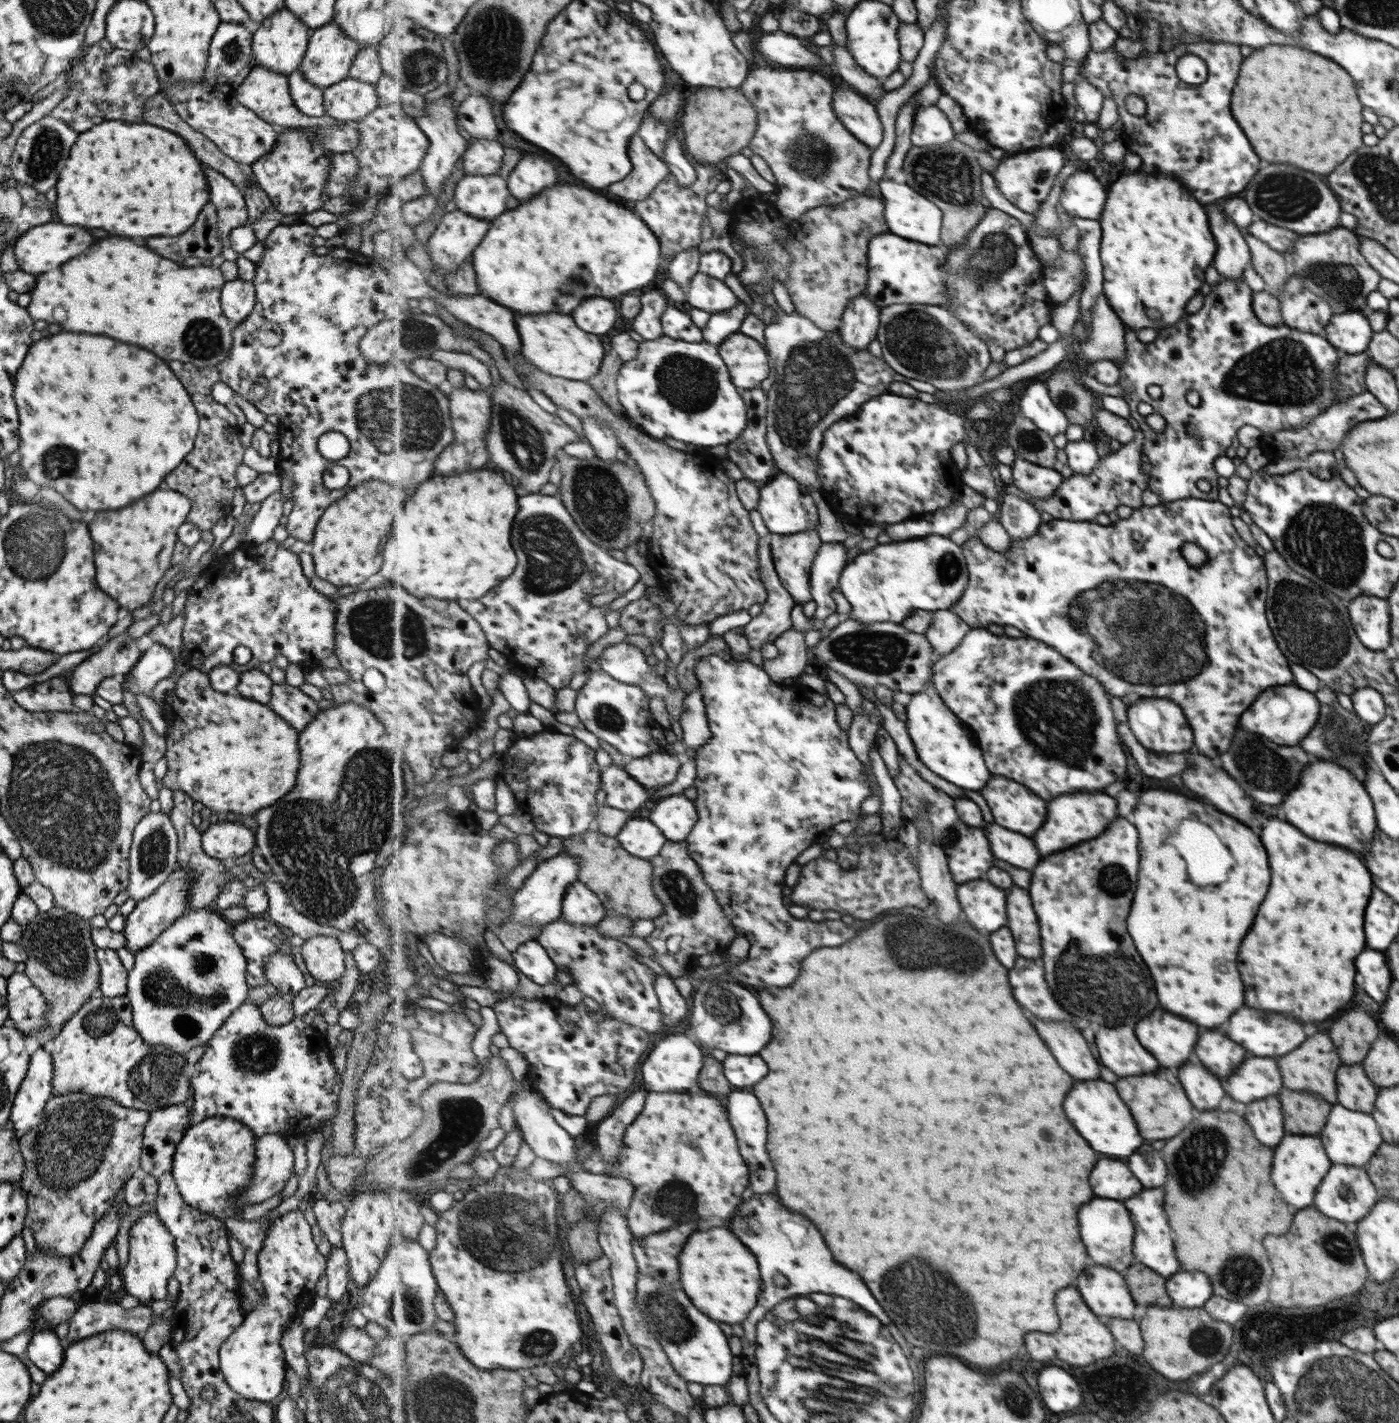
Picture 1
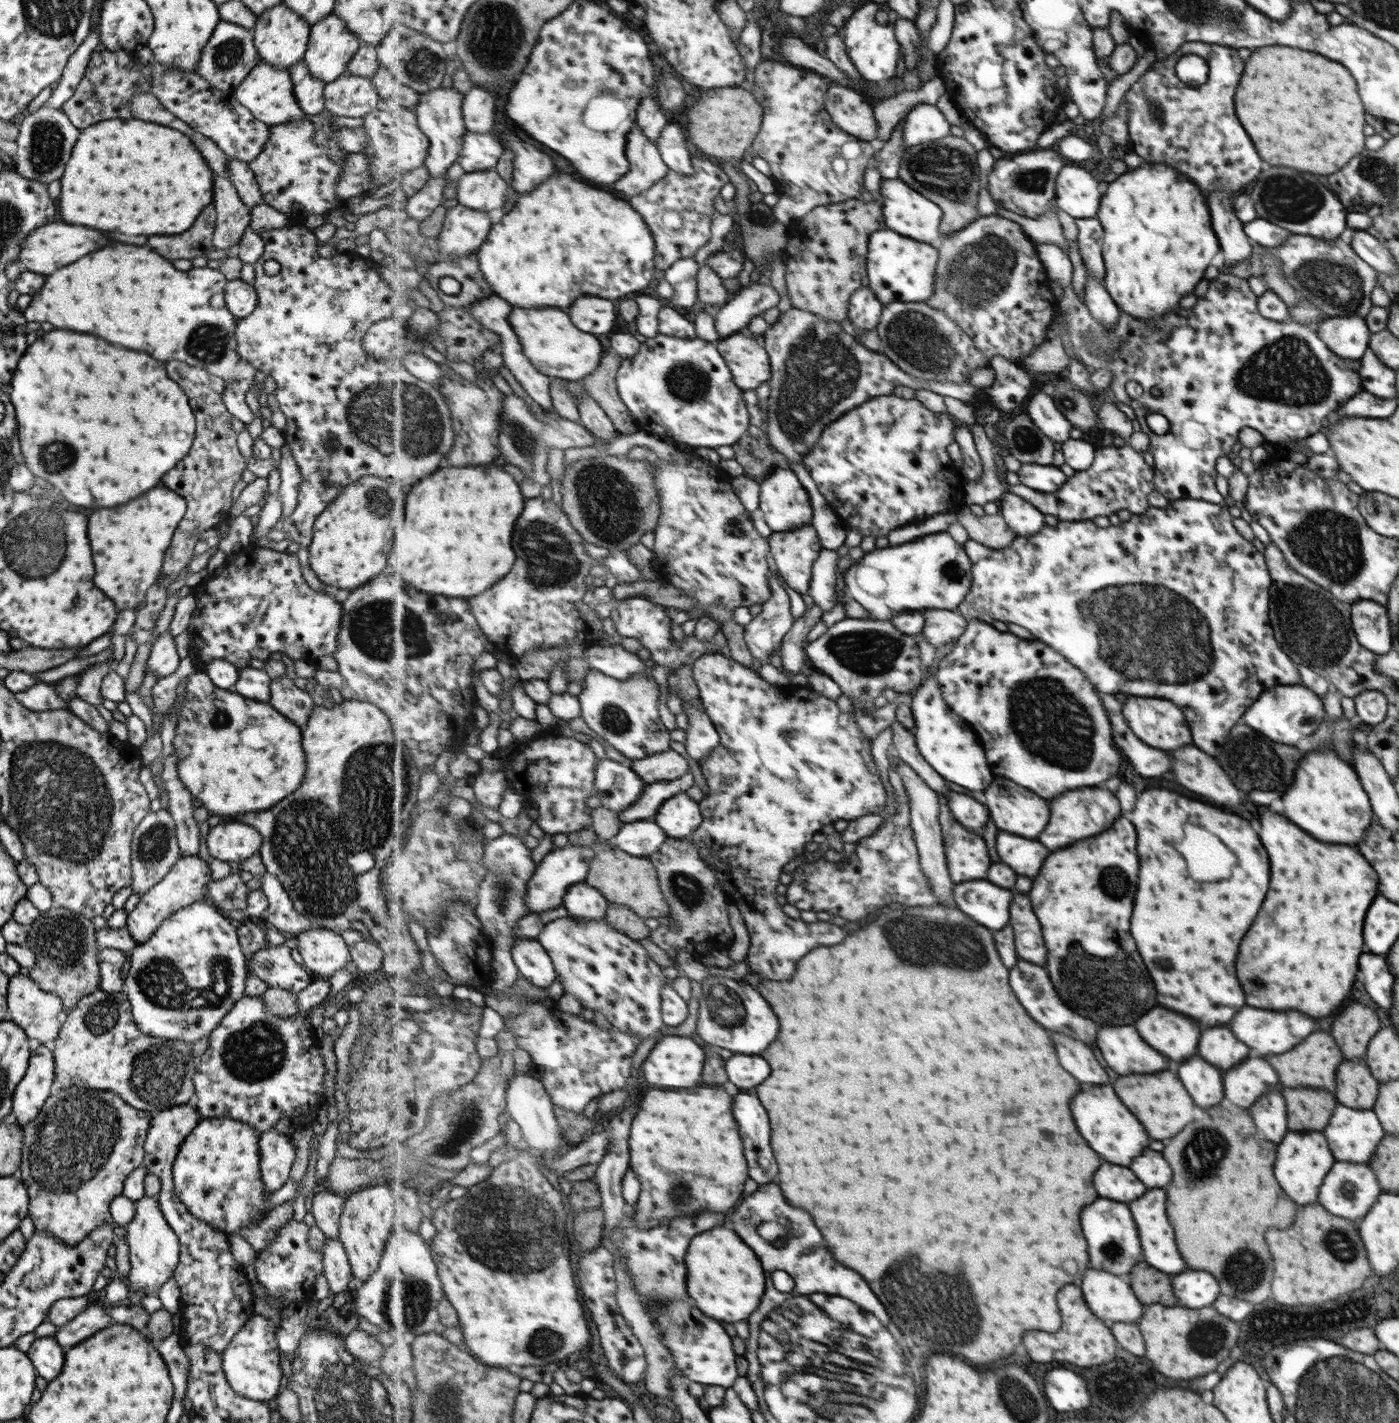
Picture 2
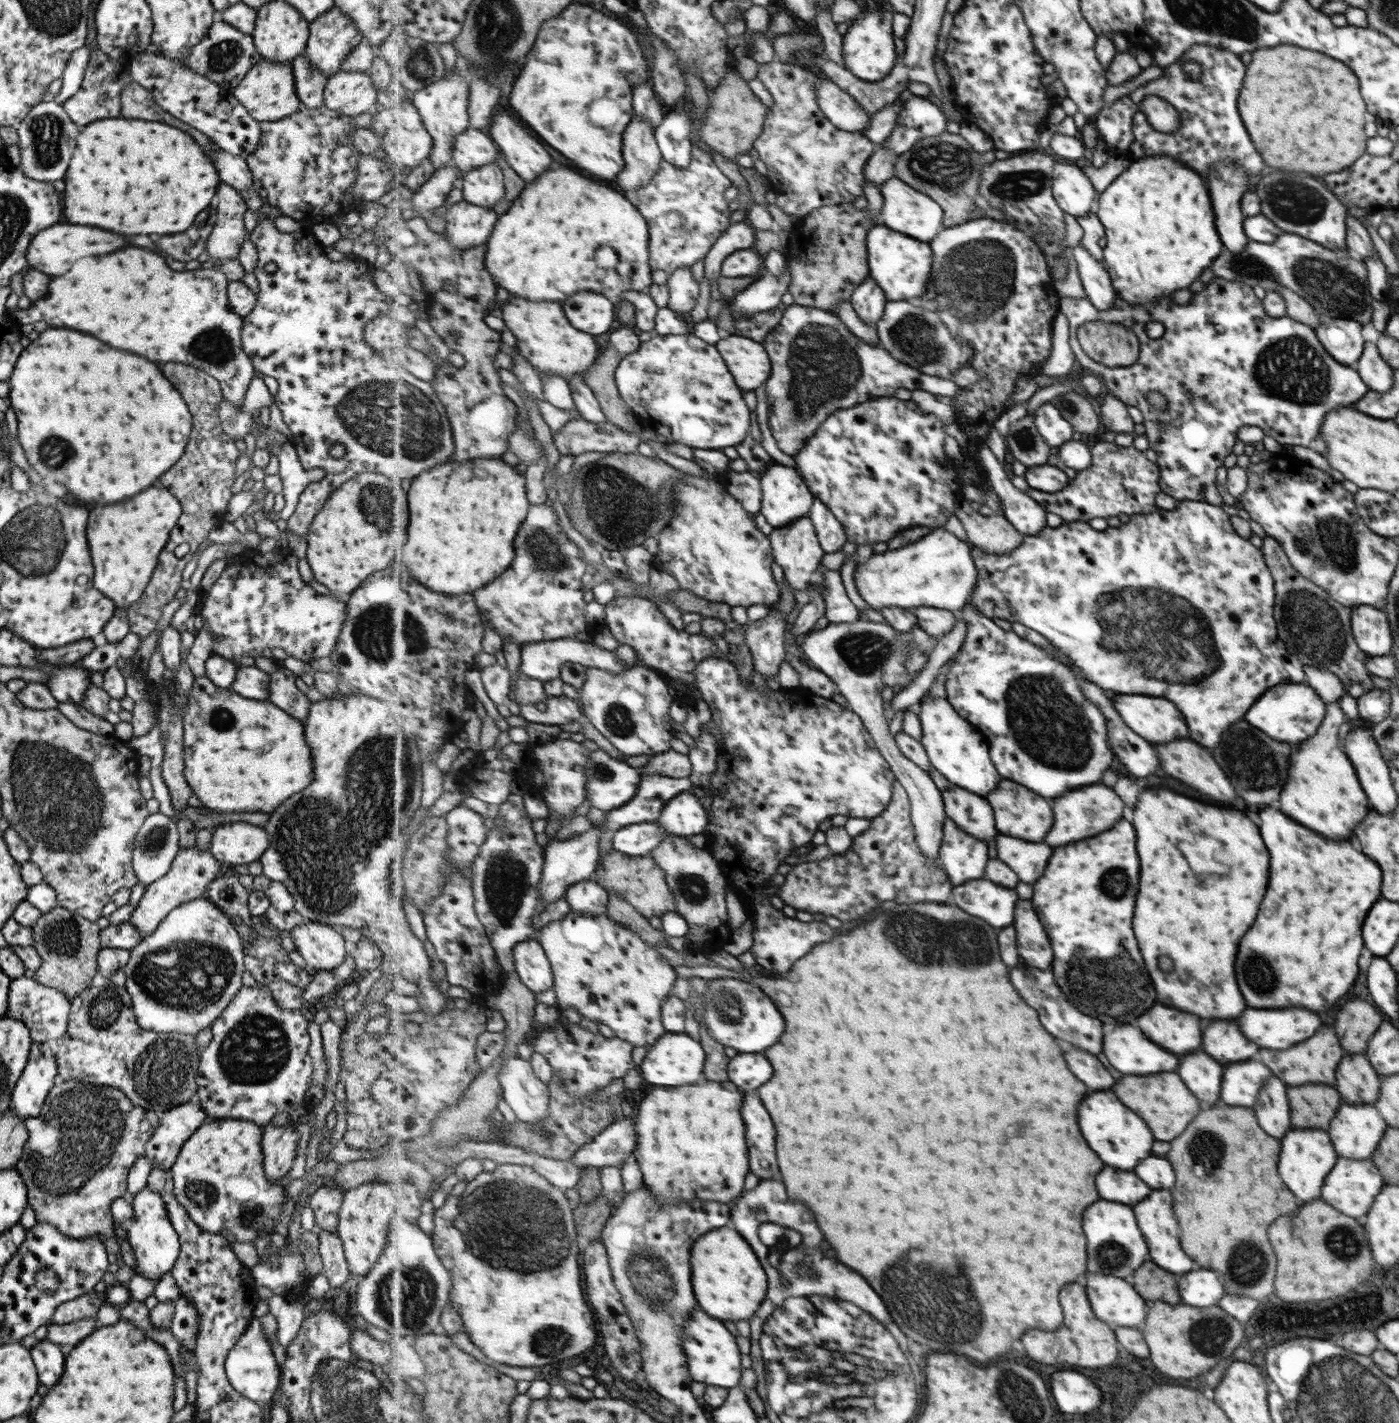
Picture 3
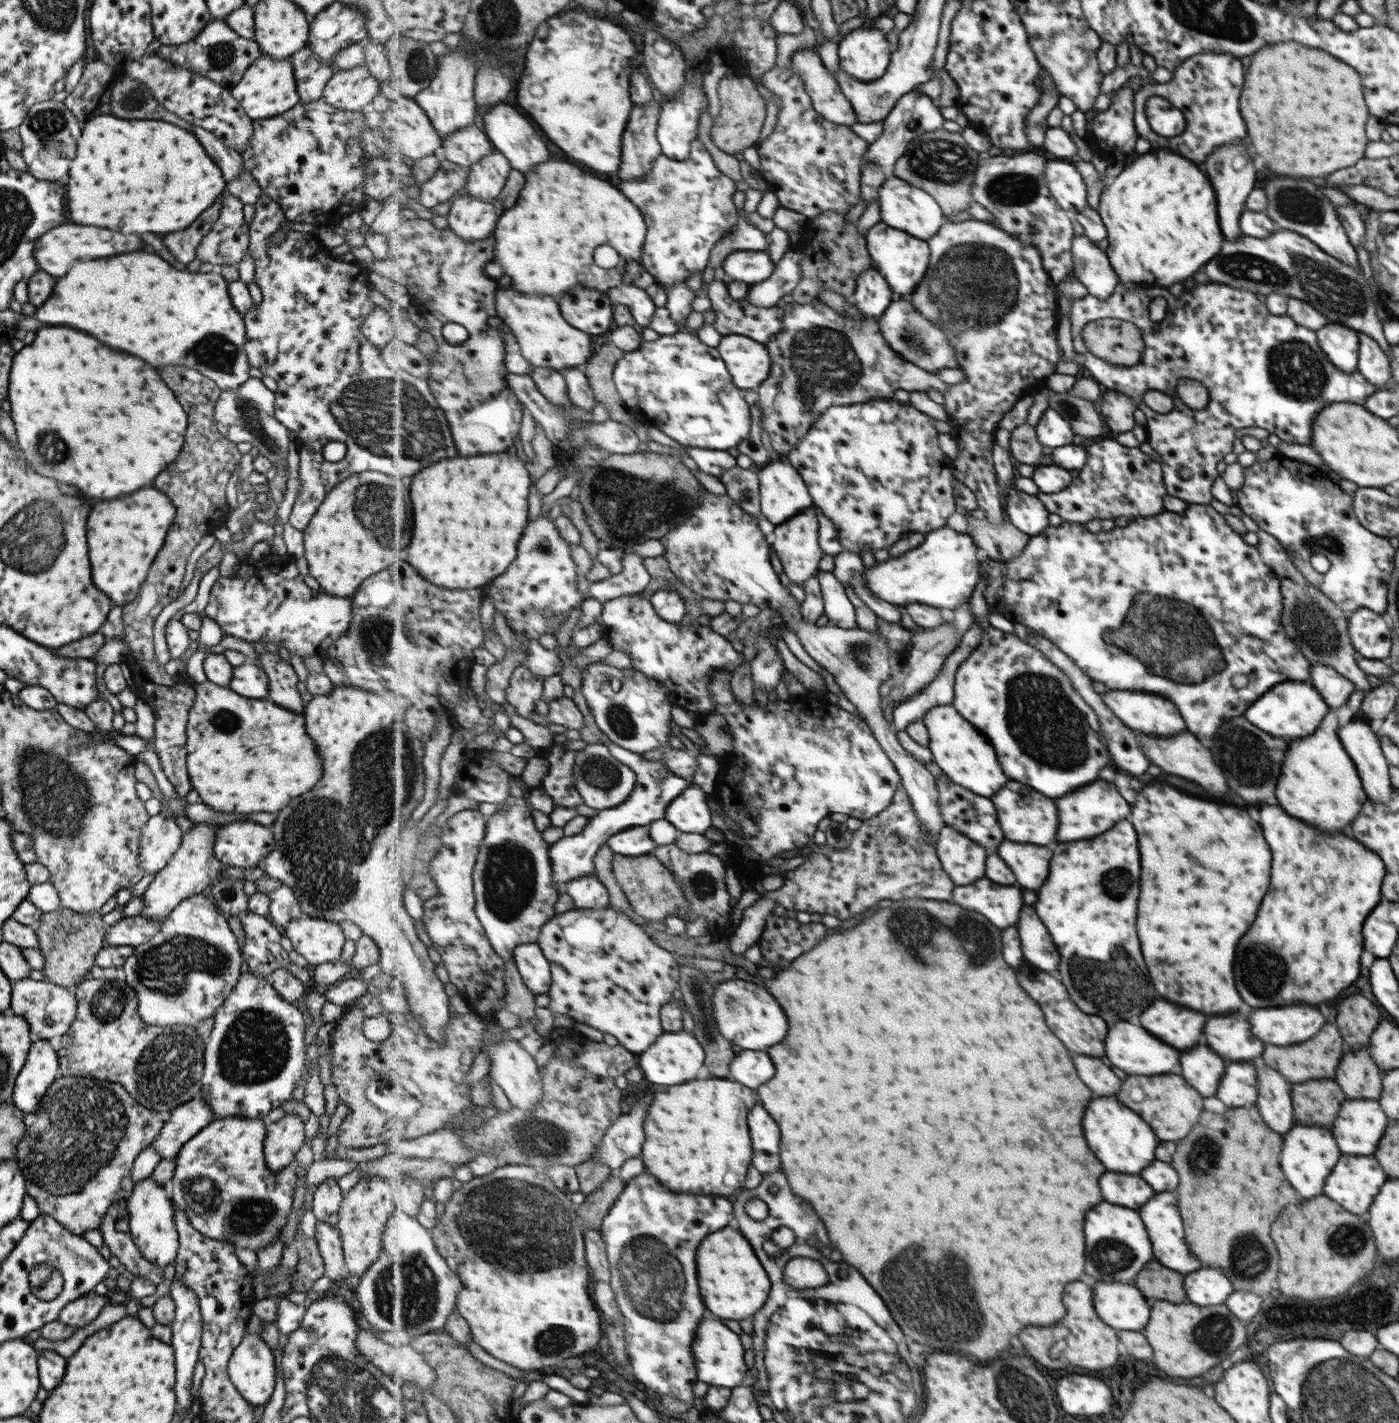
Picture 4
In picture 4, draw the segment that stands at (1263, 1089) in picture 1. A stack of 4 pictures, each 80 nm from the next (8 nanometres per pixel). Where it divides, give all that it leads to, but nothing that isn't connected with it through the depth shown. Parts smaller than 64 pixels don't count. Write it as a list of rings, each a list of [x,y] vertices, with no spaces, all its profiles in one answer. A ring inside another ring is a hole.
[[[1229,1062],[1229,1068],[1225,1069],[1220,1088],[1217,1089],[1217,1098],[1226,1109],[1250,1106],[1255,1102],[1257,1078],[1253,1068],[1252,1064]]]

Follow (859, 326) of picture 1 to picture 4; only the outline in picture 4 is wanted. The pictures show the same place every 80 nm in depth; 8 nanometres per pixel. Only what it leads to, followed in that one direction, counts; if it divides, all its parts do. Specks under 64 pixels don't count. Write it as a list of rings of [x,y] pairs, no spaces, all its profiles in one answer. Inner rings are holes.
[[[871,266],[858,276],[852,300],[861,315],[879,320],[897,298],[885,275]]]

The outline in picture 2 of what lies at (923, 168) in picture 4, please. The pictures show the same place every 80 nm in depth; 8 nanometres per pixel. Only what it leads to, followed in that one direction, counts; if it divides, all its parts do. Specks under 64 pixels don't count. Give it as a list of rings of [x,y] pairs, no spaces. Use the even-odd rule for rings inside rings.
[[[949,135],[938,141],[929,141],[924,145],[912,146],[904,154],[900,179],[909,183],[921,194],[933,199],[944,210],[942,221],[943,235],[961,232],[968,224],[976,221],[981,214],[977,210],[979,192],[984,183],[984,174],[980,172],[979,151],[965,137]]]

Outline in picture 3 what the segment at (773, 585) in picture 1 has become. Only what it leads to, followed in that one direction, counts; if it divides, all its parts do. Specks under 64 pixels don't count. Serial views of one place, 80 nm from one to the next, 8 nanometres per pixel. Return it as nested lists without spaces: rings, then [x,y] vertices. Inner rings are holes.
[[[779,610],[770,611],[763,620],[749,623],[745,642],[754,656],[754,669],[763,678],[777,676],[783,660],[786,660],[785,632],[787,619]]]

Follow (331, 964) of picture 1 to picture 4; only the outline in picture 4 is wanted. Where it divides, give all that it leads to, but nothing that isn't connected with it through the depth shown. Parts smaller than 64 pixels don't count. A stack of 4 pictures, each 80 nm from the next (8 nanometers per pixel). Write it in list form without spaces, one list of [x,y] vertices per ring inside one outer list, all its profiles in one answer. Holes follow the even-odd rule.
[[[305,913],[287,922],[284,936],[290,940],[295,952],[315,966],[339,959],[345,940],[339,924]]]

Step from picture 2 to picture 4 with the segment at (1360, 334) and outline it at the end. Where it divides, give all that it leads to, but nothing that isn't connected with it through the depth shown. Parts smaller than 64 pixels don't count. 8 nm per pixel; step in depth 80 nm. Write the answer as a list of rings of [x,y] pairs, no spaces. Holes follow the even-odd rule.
[[[1328,323],[1316,332],[1321,351],[1341,373],[1356,371],[1360,352],[1360,334],[1351,327],[1338,323]]]

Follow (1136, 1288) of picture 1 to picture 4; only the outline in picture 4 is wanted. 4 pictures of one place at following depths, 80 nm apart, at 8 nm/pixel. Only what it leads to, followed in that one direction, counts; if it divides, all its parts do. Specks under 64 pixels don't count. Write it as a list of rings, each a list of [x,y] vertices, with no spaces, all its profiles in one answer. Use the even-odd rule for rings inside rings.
[[[1149,1262],[1137,1274],[1137,1288],[1145,1298],[1151,1300],[1167,1300],[1167,1302],[1183,1302],[1185,1292],[1181,1288],[1183,1276],[1161,1266],[1159,1262]],[[1153,1292],[1153,1298],[1151,1298]]]

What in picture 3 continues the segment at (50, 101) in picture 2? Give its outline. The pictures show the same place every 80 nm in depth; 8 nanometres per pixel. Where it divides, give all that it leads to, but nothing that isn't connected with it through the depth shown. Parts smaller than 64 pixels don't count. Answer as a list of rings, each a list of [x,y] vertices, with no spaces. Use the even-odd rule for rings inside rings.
[[[83,44],[77,50],[74,50],[63,68],[60,79],[61,87],[57,94],[52,97],[52,101],[56,104],[63,104],[67,98],[73,96],[81,81],[83,80],[83,73],[88,65],[90,51],[88,47]]]

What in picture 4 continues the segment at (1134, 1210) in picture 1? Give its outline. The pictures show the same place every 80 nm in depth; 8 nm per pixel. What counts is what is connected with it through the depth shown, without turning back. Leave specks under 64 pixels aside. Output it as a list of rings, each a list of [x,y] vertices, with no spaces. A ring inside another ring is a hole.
[[[1159,1192],[1145,1204],[1145,1210],[1139,1210],[1139,1214],[1145,1218],[1149,1234],[1153,1234],[1152,1250],[1157,1262],[1165,1262],[1165,1266],[1181,1274],[1199,1269],[1199,1259],[1187,1250],[1183,1240],[1175,1196],[1171,1192]]]

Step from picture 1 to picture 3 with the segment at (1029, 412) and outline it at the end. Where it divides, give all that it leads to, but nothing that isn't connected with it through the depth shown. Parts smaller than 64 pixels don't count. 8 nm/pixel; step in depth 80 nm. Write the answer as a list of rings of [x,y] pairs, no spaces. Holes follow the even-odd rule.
[[[1046,402],[1036,412],[1035,424],[1051,447],[1059,447],[1071,440],[1072,425],[1061,416],[1053,402]]]

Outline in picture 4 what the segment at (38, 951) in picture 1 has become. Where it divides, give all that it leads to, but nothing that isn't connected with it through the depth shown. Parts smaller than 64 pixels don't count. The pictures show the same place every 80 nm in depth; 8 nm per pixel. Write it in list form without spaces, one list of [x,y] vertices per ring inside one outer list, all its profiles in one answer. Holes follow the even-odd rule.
[[[59,907],[51,912],[42,913],[35,926],[37,950],[44,956],[41,972],[44,980],[64,986],[73,992],[75,983],[89,978],[89,970],[94,965],[94,956],[103,949],[105,926],[99,913],[75,913],[71,909]]]

